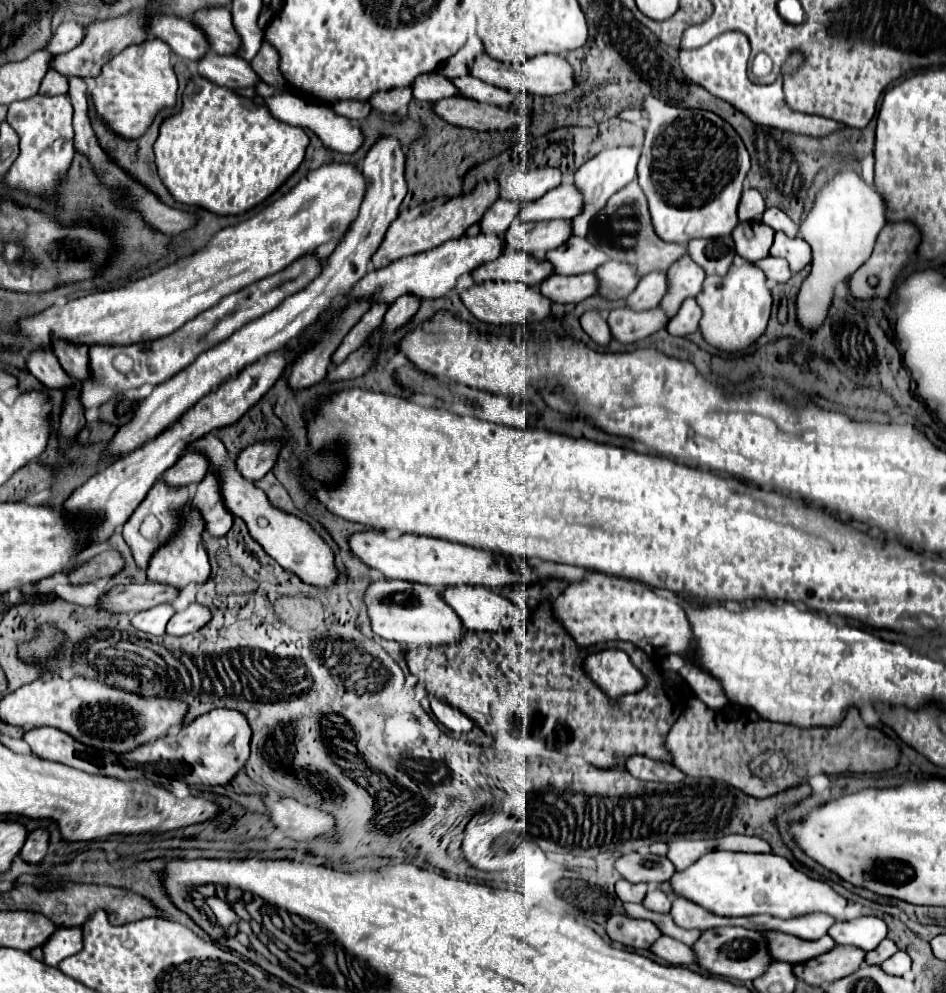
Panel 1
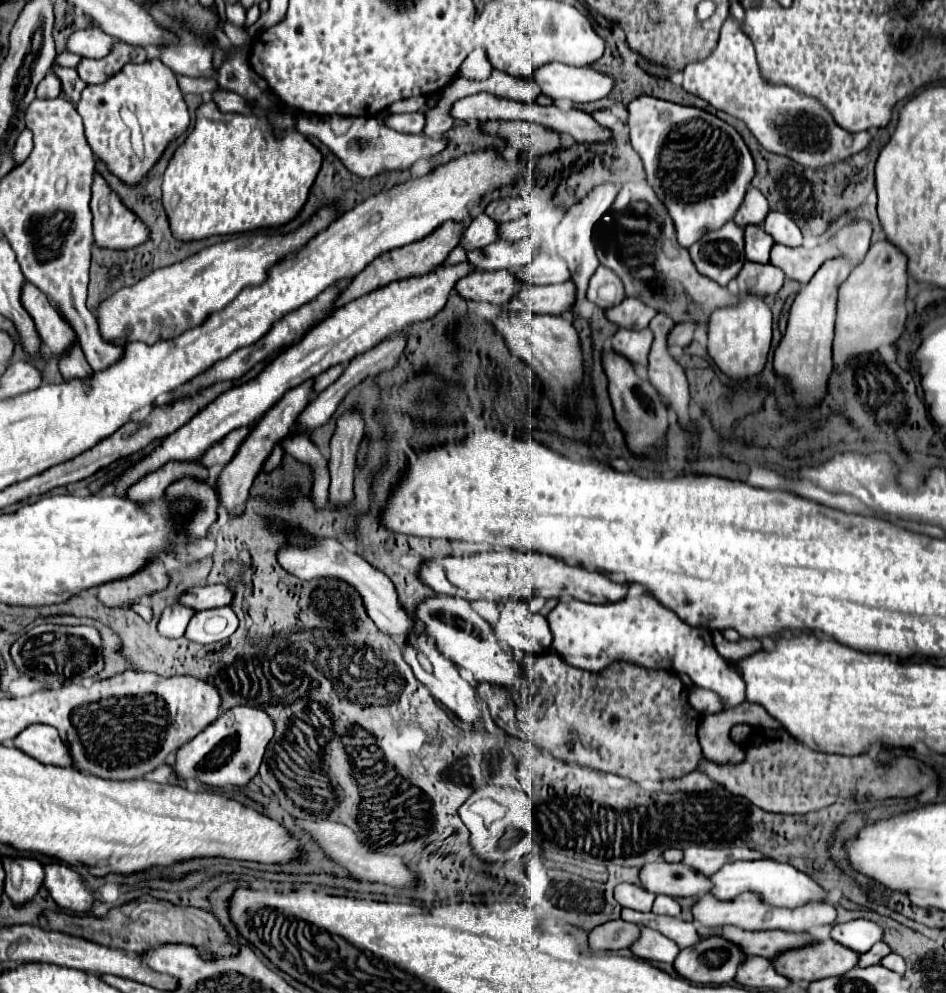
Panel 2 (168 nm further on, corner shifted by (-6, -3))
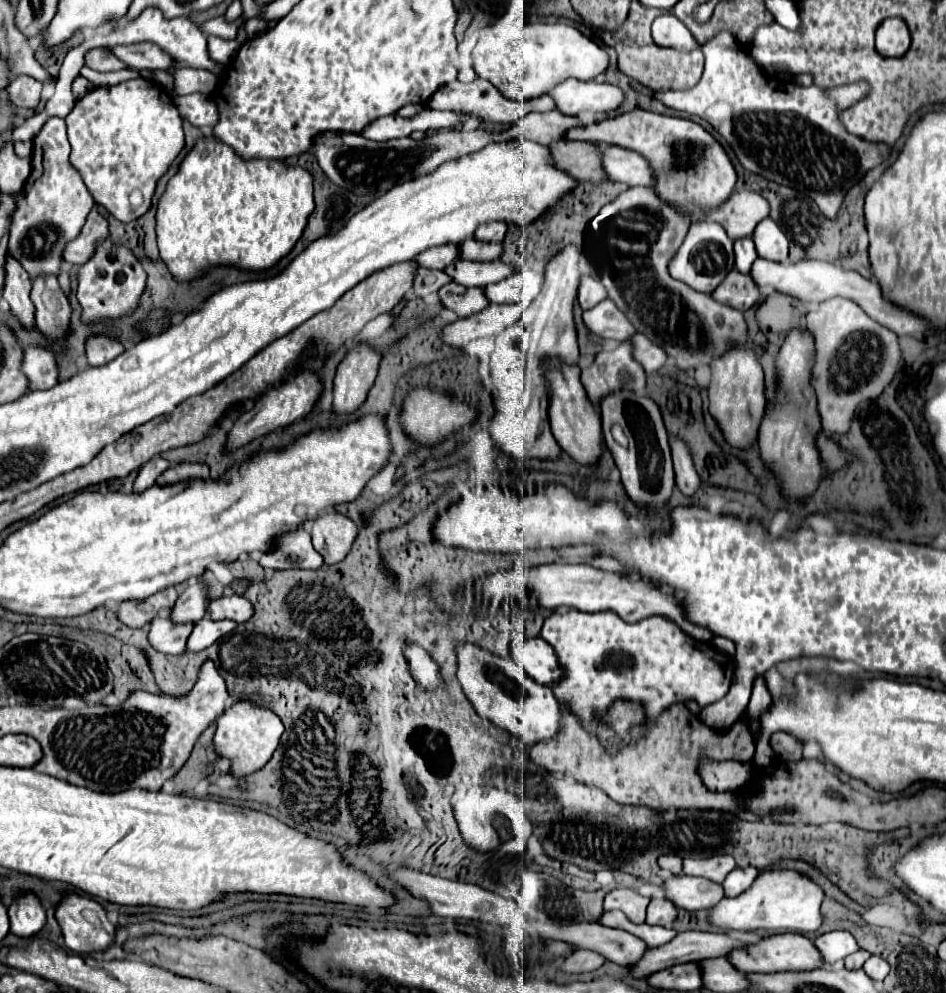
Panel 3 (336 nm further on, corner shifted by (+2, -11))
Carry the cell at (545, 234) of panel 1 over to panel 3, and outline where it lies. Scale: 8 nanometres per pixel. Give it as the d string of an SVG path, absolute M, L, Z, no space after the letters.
M456 260L454 264L444 268L454 282L462 286L478 286L486 288L488 284L494 284L498 280L504 280L514 272L512 264L506 264L502 260L492 262L472 262L472 260Z

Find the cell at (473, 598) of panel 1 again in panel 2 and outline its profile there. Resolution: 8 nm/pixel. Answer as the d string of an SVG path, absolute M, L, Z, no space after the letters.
M506 602L500 608L500 620L494 634L504 648L522 650L530 656L552 652L552 632L540 614L532 614L526 602Z

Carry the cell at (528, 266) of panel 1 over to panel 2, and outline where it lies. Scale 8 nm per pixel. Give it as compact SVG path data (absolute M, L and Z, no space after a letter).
M474 270L470 276L464 276L462 280L458 280L458 284L454 288L464 300L504 306L514 296L516 286L518 286L518 280L514 278L512 272Z

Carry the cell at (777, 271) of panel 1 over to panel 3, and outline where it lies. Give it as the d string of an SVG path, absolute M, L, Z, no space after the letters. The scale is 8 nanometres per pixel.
M732 270L726 280L712 292L712 296L722 304L730 304L732 308L748 310L760 300L760 288L750 274Z

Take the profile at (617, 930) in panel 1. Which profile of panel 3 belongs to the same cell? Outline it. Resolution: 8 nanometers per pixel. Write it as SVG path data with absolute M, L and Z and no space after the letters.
M578 948L574 950L562 964L562 970L568 974L582 974L582 972L592 972L604 964L606 958L602 958L600 952L588 950L588 948Z

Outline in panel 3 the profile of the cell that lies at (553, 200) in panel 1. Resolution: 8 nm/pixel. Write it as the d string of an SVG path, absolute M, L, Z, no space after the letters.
M476 238L462 242L462 258L464 260L496 260L502 256L502 242L480 242Z

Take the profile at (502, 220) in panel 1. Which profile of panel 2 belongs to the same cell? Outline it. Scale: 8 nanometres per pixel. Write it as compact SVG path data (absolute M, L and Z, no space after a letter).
M478 214L462 232L460 246L464 250L474 250L474 248L484 248L492 242L498 240L498 224L488 218L486 214Z

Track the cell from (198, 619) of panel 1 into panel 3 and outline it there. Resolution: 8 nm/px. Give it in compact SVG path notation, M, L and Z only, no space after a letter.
M204 616L202 620L198 620L188 636L186 642L186 650L188 652L200 652L210 648L220 636L228 634L230 630L234 630L238 624L234 620L222 620L222 622L214 622L212 618Z

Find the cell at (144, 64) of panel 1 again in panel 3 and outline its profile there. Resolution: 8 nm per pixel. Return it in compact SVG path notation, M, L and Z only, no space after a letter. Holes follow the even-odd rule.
M146 78L126 80L114 86L98 86L90 90L84 98L76 100L72 112L66 116L68 126L68 140L72 144L70 162L82 174L90 194L98 204L102 204L112 216L124 222L132 222L142 216L150 208L150 198L154 194L158 178L168 170L170 162L180 154L184 148L184 132L182 132L182 118L176 110L174 102L162 100L160 88ZM138 188L142 192L142 204L132 206L128 196Z

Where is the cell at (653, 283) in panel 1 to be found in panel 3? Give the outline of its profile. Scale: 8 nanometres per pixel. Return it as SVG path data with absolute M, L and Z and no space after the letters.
M610 298L602 300L602 304L596 304L592 310L586 310L584 324L596 336L612 338L618 342L632 340L632 336L636 334L634 326L626 318L626 314L622 310L618 310Z

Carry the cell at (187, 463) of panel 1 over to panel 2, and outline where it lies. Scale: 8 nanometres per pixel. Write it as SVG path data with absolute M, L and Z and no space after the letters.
M250 426L232 430L228 436L224 436L220 442L216 442L212 448L206 450L204 464L206 466L214 466L214 464L226 466L234 458L234 454L238 452L238 448L240 448L242 440L248 436L248 432L250 432Z

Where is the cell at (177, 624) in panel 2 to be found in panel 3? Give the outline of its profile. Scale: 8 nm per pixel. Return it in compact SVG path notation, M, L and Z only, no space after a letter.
M192 584L188 586L176 600L176 604L170 610L170 620L174 624L192 624L204 618L206 614L206 592L202 584Z

